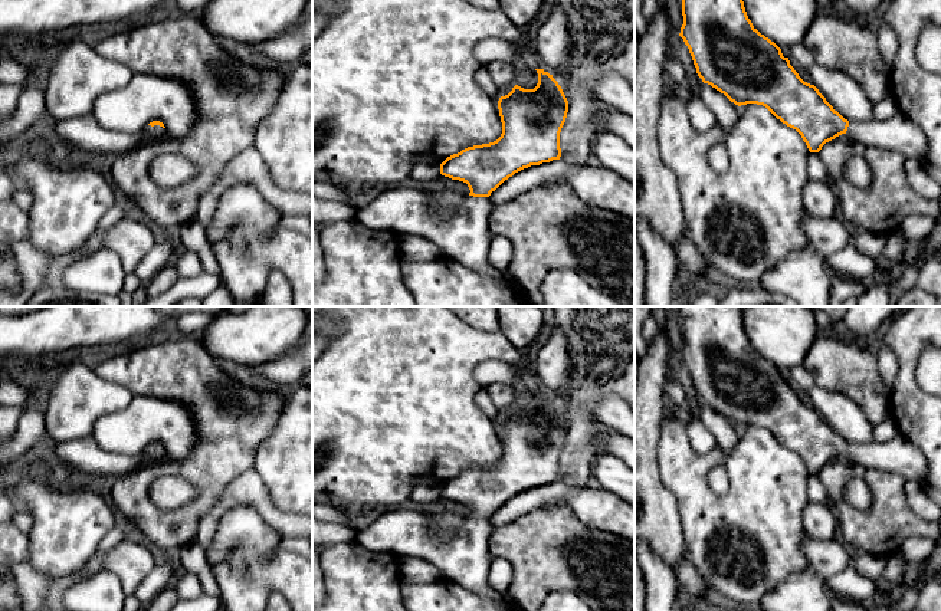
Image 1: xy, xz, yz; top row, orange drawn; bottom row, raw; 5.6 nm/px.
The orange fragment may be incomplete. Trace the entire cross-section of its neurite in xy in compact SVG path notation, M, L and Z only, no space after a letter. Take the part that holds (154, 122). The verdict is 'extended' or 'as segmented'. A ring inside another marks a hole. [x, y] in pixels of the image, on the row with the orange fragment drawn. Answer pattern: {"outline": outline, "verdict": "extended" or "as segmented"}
{"outline": "M92 114L82 118L56 121L53 129L59 135L60 142L68 144L83 155L98 158L119 155L147 141L157 142L167 137L167 129L160 121L153 121L142 131L129 134L102 128Z", "verdict": "extended"}

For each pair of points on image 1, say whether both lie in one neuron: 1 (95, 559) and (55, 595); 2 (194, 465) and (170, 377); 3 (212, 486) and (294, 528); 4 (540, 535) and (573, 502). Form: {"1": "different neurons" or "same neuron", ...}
{"1": "same neuron", "2": "same neuron", "3": "different neurons", "4": "different neurons"}

